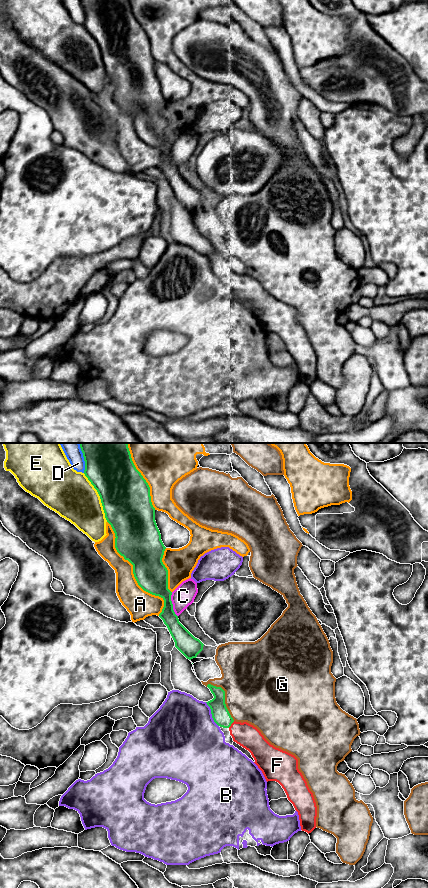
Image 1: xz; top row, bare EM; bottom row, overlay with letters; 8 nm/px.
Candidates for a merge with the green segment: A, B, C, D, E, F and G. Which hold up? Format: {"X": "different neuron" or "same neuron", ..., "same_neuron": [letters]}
{"A": "different neuron", "B": "different neuron", "C": "different neuron", "D": "different neuron", "E": "different neuron", "F": "same neuron", "G": "different neuron", "same_neuron": ["F"]}

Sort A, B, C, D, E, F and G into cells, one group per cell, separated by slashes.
A / B / C / D / E / F / G

